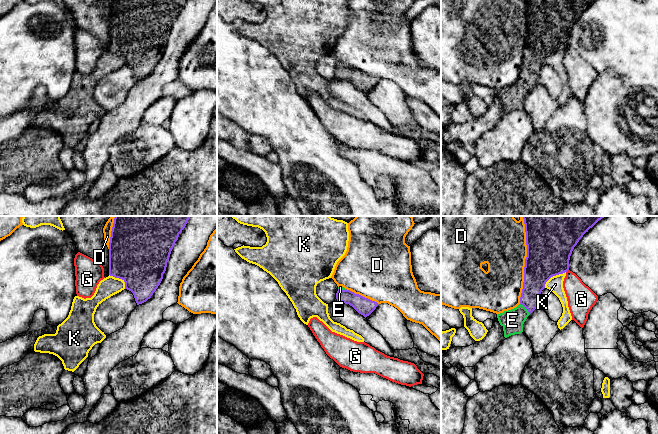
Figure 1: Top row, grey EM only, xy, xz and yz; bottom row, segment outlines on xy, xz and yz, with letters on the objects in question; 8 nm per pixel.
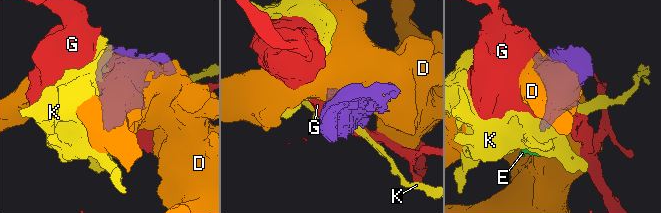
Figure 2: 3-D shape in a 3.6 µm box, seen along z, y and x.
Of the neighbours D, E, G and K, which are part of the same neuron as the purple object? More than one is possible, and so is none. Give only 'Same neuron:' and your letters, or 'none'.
Same neuron: E

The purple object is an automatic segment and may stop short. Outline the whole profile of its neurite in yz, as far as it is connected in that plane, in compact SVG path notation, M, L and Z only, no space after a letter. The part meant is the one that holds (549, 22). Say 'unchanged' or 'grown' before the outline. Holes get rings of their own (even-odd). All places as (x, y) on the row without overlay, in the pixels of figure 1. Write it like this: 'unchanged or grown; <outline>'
grown; M525 0L527 33L524 43L524 58L520 80L497 91L503 103L504 113L523 108L527 93L537 84L540 70L546 58L553 52L569 46L569 36L574 23L583 11L595 0Z

